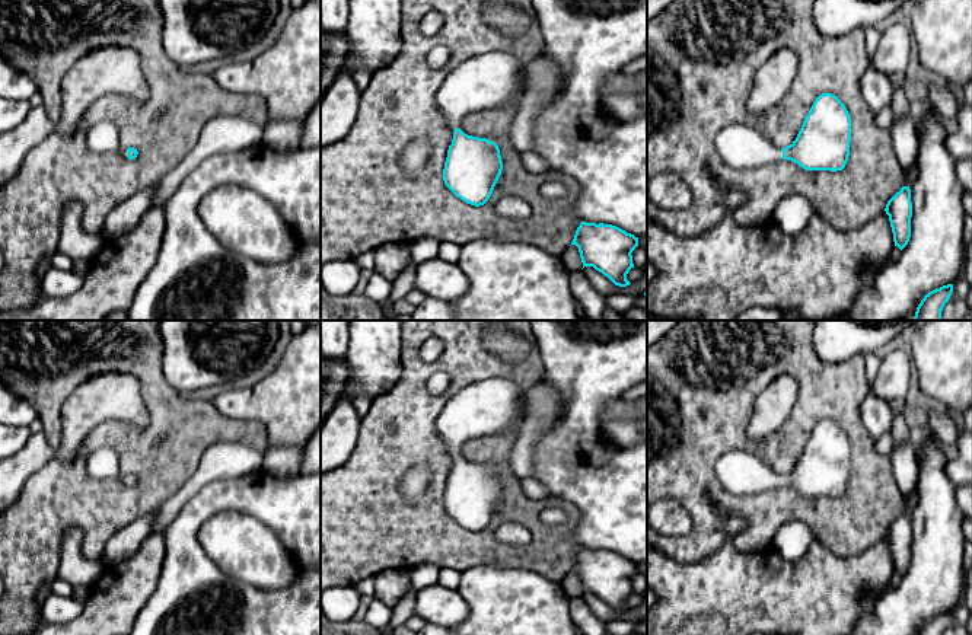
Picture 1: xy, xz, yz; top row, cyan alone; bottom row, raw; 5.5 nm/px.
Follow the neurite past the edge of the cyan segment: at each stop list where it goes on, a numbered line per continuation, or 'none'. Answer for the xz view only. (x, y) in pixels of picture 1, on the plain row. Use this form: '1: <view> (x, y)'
1: xz (496, 405)

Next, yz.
1: yz (739, 472)

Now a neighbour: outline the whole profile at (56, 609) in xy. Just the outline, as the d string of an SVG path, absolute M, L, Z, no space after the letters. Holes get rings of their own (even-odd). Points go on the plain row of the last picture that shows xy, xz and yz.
M50 594L41 607L41 616L50 623L66 623L80 616L85 604L74 597Z

